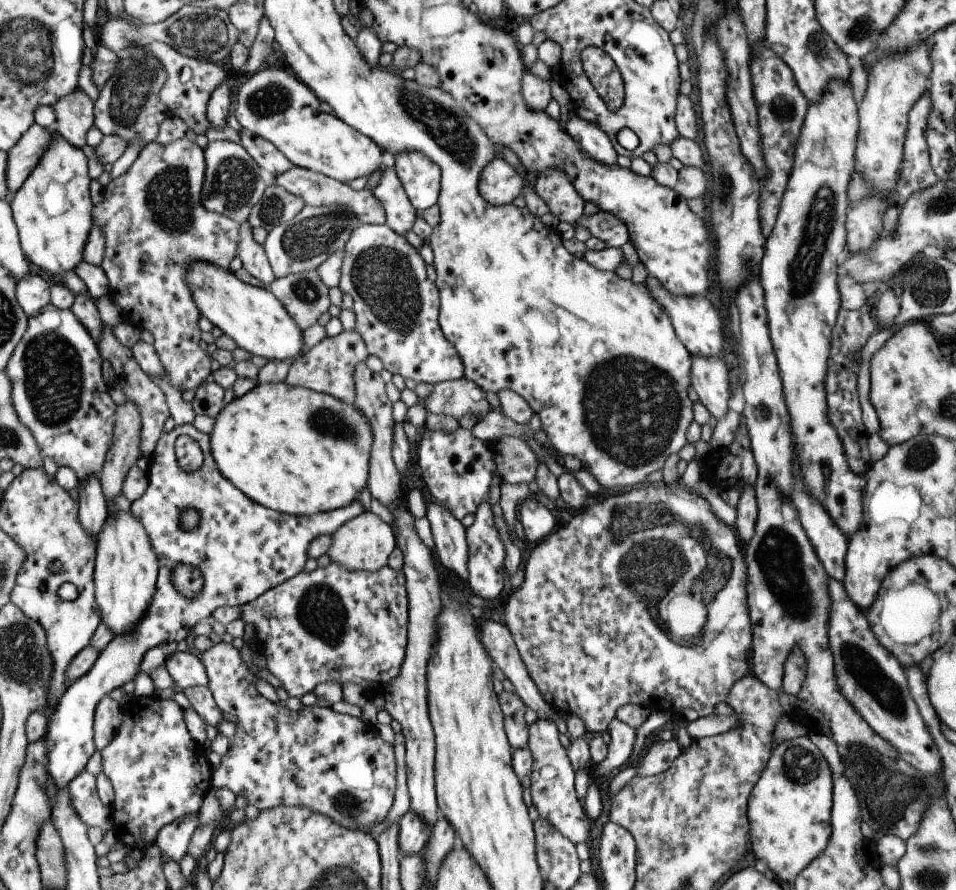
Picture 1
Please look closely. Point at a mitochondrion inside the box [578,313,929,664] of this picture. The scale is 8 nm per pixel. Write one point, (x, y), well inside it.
(651, 537)

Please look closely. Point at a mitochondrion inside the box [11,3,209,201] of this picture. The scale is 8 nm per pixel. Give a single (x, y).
(132, 89)

